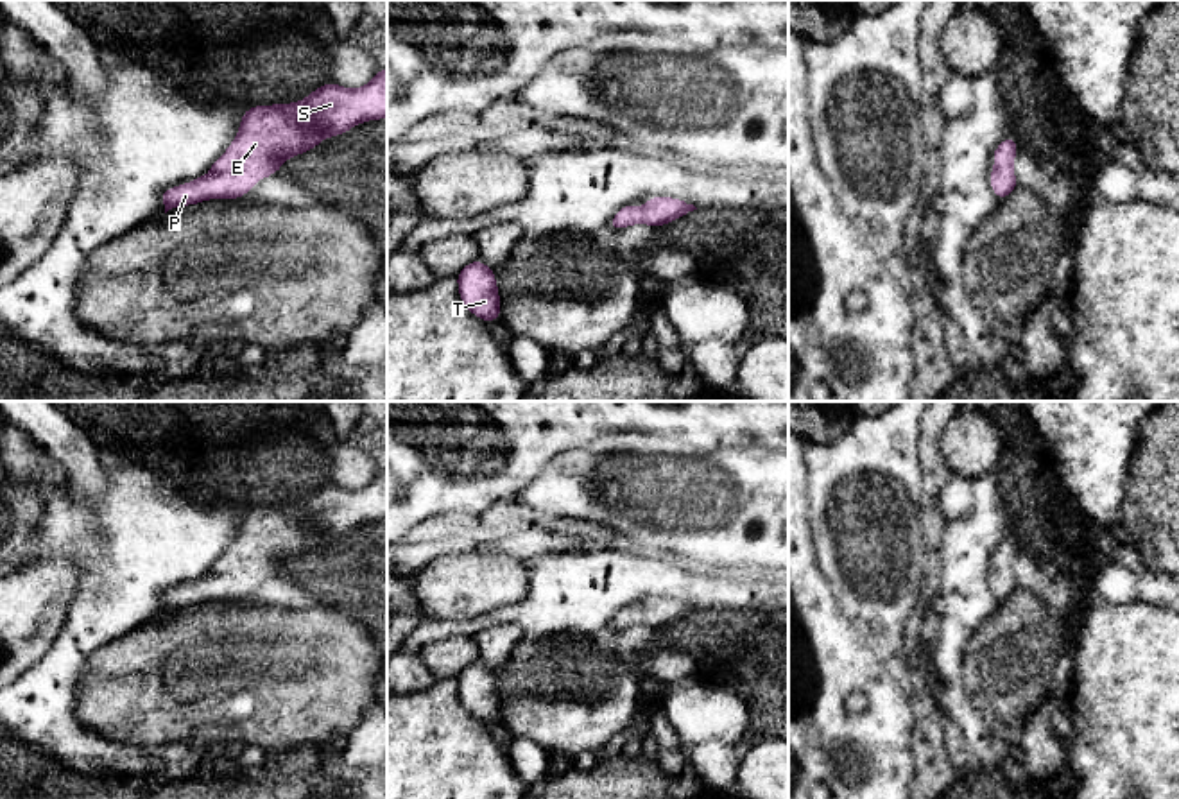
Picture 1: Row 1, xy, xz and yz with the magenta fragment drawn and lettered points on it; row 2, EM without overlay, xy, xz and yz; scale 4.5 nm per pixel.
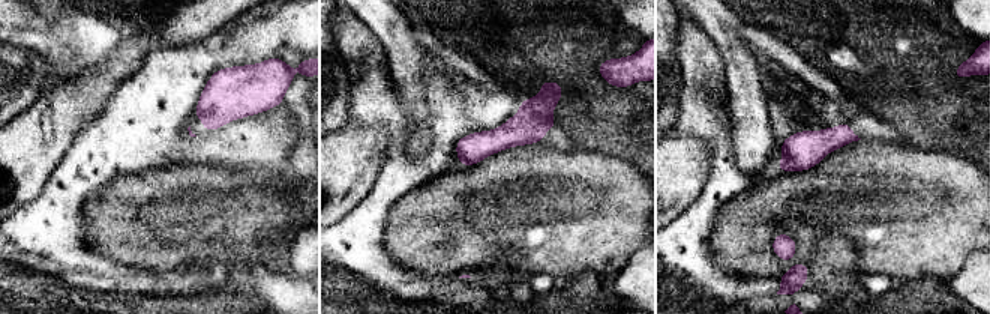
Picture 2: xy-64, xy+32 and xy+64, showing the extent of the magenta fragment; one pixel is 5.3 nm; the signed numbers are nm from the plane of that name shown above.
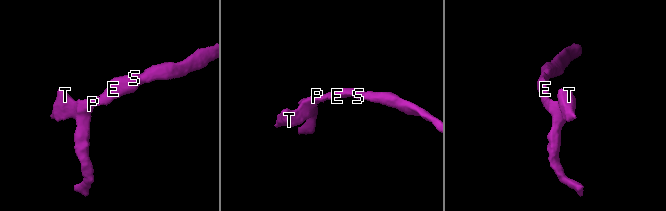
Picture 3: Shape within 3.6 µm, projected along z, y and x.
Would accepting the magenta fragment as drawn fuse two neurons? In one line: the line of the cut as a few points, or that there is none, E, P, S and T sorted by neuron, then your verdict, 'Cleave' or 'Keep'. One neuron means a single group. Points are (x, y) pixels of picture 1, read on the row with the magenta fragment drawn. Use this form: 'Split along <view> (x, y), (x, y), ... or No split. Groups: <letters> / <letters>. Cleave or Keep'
No split. Groups: E P S T. Keep

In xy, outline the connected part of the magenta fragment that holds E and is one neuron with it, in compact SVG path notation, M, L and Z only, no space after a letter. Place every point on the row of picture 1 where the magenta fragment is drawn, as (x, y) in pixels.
M387 70L362 88L326 82L299 102L254 106L244 111L235 140L206 177L161 192L165 213L208 199L240 199L260 177L280 172L285 159L380 118L387 118Z

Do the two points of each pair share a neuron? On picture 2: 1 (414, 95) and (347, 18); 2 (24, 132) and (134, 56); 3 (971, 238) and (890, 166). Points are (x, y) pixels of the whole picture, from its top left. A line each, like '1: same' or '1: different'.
1: different
2: same
3: same

